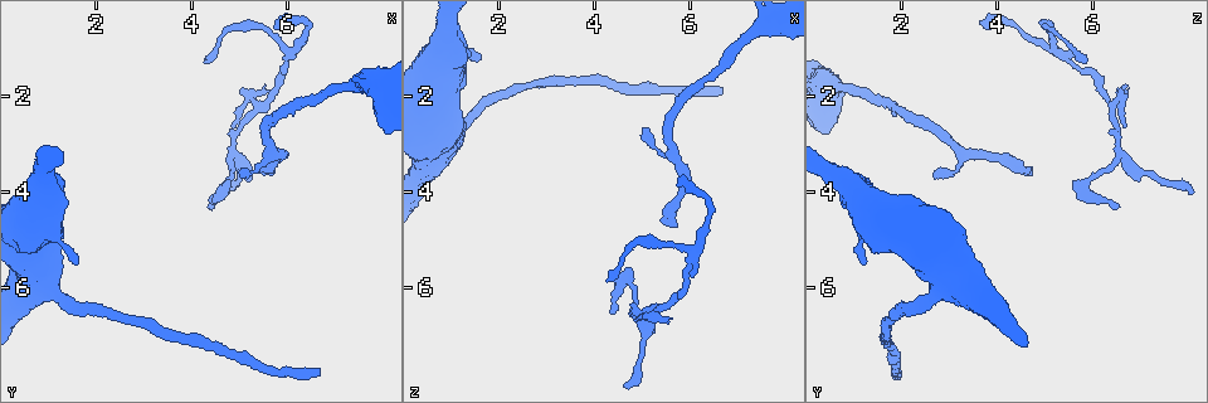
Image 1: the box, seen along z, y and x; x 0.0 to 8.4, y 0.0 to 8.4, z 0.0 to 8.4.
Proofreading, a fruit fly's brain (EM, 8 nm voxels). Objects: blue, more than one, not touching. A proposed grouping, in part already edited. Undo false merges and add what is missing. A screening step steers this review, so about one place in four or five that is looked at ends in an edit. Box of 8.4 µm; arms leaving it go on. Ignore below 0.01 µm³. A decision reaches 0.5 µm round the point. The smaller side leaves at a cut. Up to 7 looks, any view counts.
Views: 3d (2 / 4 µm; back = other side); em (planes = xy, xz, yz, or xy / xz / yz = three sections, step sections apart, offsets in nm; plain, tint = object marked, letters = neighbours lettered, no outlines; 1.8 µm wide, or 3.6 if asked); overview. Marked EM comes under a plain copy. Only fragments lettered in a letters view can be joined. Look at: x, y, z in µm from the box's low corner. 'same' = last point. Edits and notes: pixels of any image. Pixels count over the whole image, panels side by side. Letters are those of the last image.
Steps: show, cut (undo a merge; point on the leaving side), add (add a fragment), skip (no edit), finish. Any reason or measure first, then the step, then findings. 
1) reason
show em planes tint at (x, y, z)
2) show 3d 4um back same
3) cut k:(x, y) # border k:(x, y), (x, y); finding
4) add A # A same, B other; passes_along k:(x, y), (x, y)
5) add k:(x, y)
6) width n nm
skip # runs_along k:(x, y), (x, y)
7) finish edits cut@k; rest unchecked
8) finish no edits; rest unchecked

free end
show em planes letters at (5.70, 3.55, 4.75)

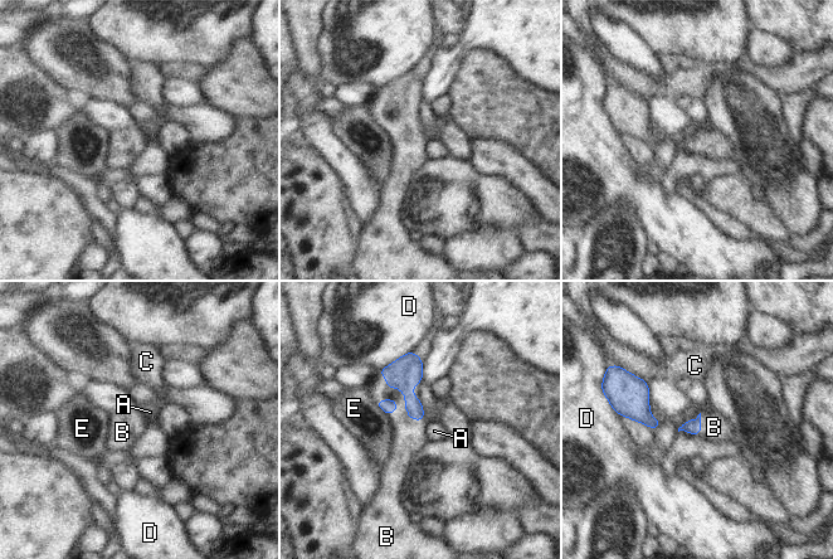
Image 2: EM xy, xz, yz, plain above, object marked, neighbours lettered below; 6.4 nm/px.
add B # A other, B same, C other, D other, E other; passes_along 2:(407, 372), (404, 395), (408, 434); the cell continues

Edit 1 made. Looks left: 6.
three-way junction
show 3d 2um at (6.10, 1.10, 5.25)

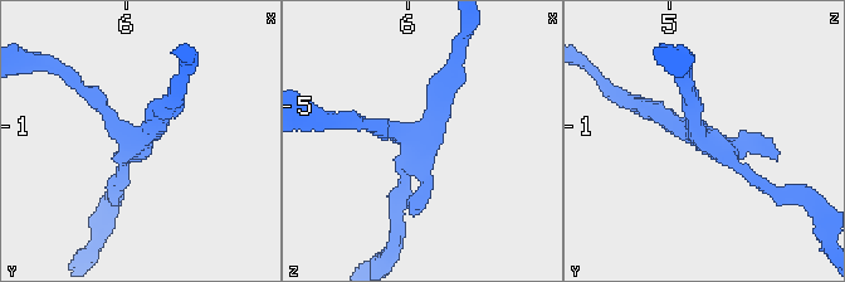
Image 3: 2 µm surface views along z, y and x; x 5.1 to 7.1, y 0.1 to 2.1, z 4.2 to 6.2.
arms 3; need the tissue
show em 3.6um xz step 4 letters at (6.06, 1.08, 5.24)

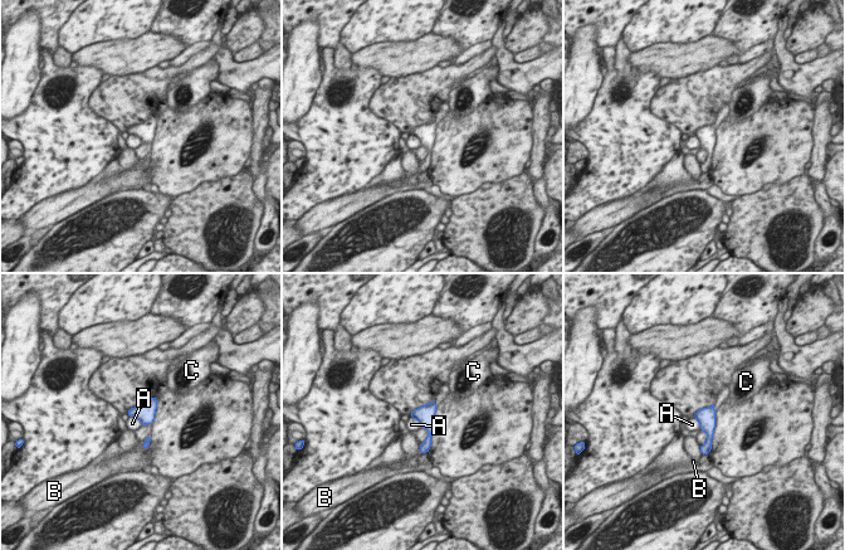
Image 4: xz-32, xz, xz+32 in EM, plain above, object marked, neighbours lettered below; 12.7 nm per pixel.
skip # A other, B other, C other; border 4:(130, 415), (133, 415), (142, 424); continuous, no second cell

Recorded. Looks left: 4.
tapers out
show em 3.6um xy step 16 letters at (1.60, 5.50, 1.25)

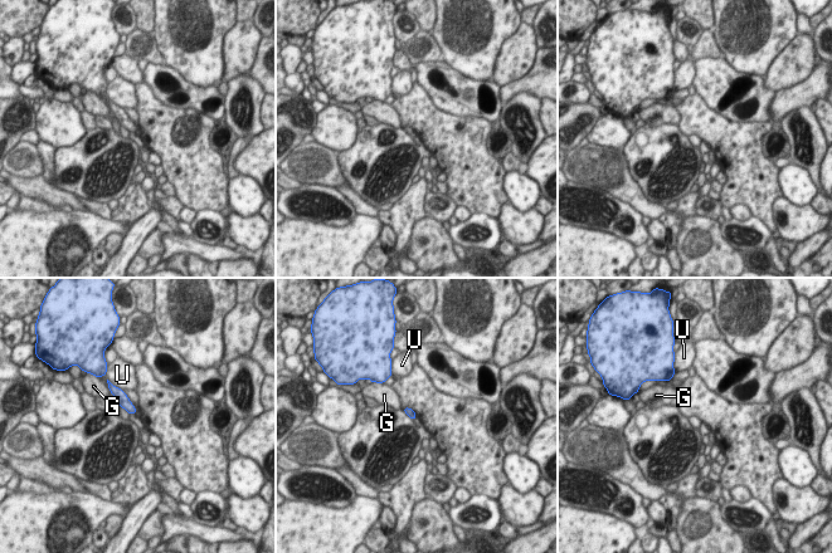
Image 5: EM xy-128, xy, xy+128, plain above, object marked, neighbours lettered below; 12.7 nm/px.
skip # G other, U other; border 5:(121, 406), (130, 415); none of them fits

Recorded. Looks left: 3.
finish edits add@2; rest unchecked

